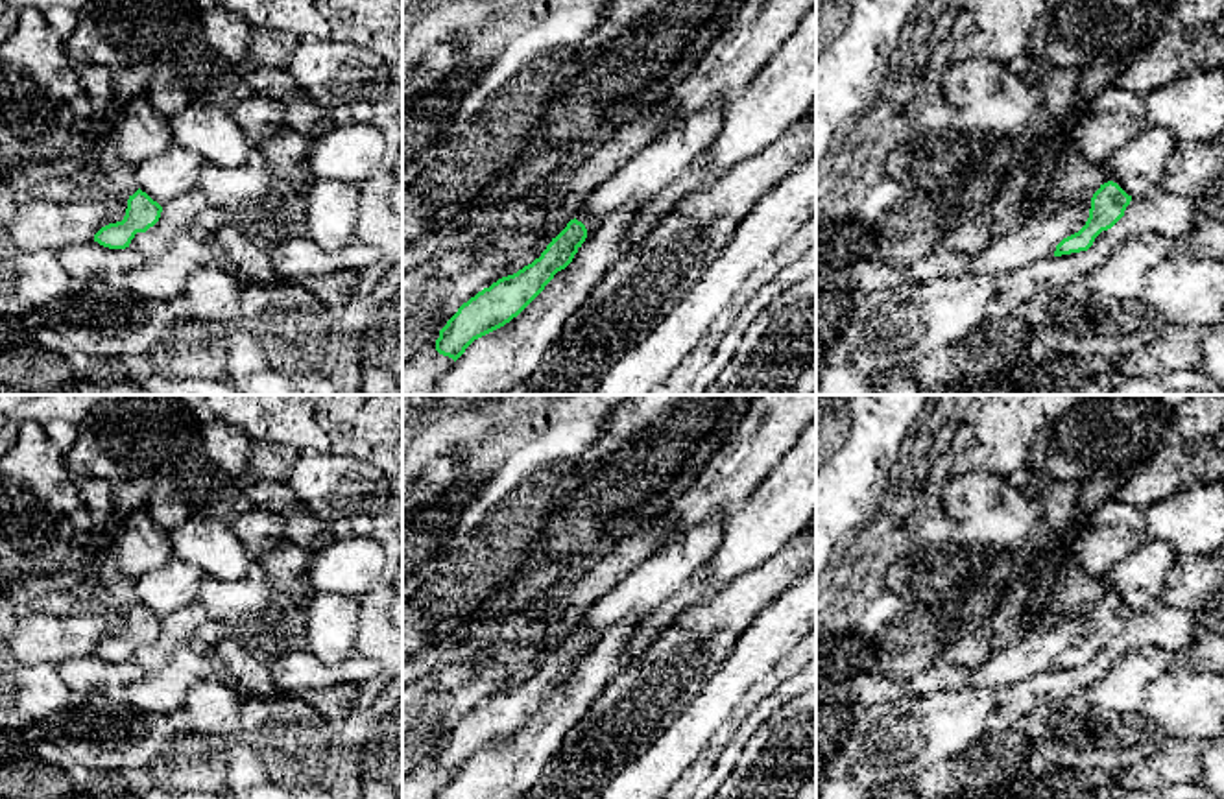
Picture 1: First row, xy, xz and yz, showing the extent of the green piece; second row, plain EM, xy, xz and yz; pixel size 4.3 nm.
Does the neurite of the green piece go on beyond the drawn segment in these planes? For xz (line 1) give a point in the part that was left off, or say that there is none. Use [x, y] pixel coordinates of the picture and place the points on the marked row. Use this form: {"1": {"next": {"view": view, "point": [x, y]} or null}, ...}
{"1": {"next": null}}

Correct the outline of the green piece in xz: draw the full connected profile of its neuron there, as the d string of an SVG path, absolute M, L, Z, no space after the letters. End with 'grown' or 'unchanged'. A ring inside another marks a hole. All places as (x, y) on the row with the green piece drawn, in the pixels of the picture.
M570 220L539 258L463 303L439 330L436 351L456 362L474 340L517 317L572 262L585 238L585 225Z; unchanged

